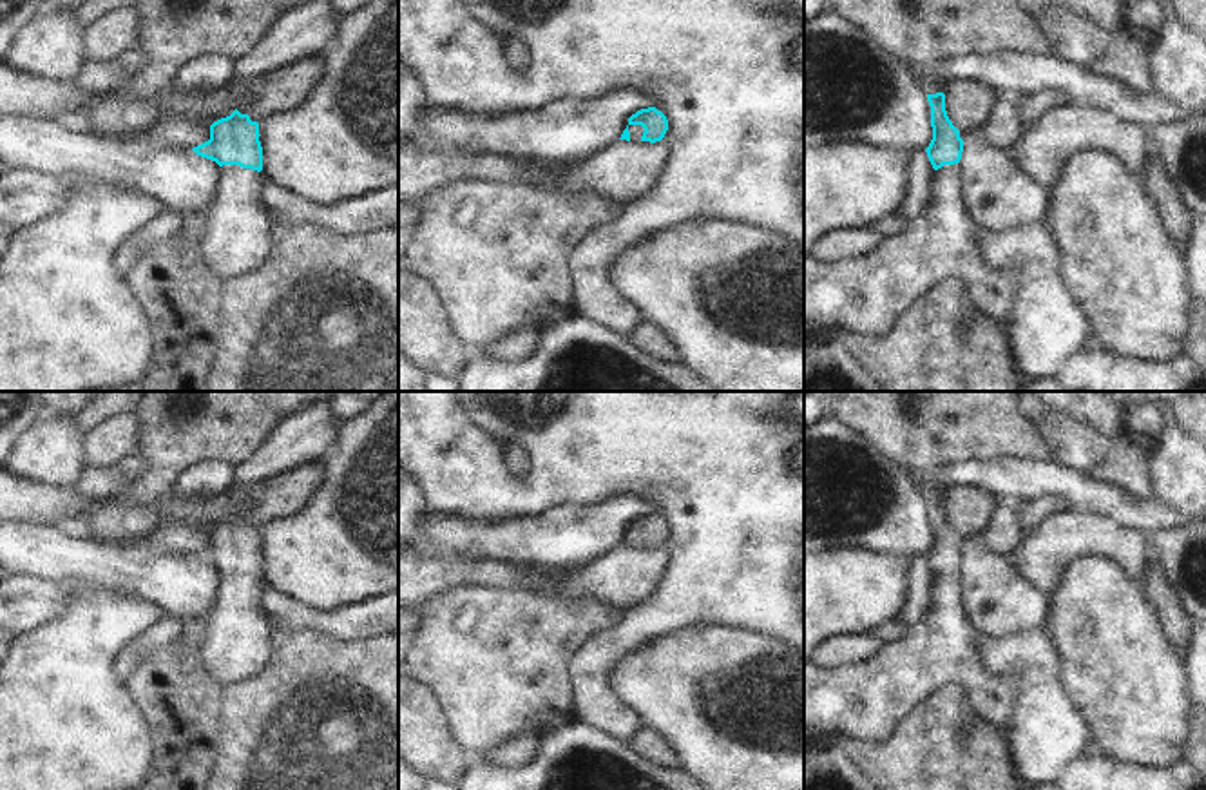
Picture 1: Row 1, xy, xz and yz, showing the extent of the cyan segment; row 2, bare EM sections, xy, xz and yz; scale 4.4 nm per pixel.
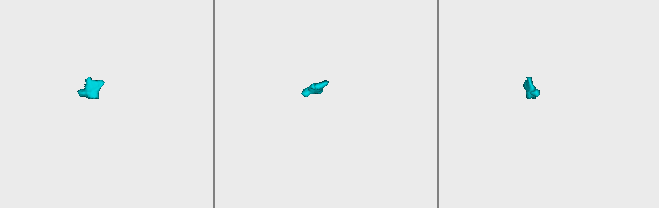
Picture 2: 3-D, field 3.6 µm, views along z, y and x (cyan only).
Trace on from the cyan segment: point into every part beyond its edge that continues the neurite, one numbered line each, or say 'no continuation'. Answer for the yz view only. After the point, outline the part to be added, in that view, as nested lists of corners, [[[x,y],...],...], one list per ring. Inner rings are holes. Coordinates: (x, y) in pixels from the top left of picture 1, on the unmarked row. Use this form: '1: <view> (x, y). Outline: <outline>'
1: yz (929, 491). Outline: [[[918,482],[918,489],[920,489],[925,502],[945,496],[945,491],[940,486],[933,484],[933,482]]]
2: yz (866, 702). Outline: [[[960,571],[934,576],[924,618],[907,632],[884,643],[867,661],[844,669],[817,669],[804,661],[804,739],[855,737],[867,743],[887,739],[909,712],[943,687],[960,687],[978,718],[1005,725],[1018,699],[1012,676],[992,674],[983,665],[981,636],[969,623],[960,594]]]

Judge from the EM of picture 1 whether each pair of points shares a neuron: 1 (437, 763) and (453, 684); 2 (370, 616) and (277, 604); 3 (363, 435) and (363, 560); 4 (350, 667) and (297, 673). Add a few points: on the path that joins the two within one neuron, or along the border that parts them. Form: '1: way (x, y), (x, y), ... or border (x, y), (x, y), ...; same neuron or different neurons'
1: border (422, 684), (435, 698), (449, 736), (469, 756); different neurons
2: way (346, 622), (301, 618); same neuron
3: way (348, 466), (334, 500), (343, 529); same neuron
4: way (337, 673), (310, 673); same neuron

